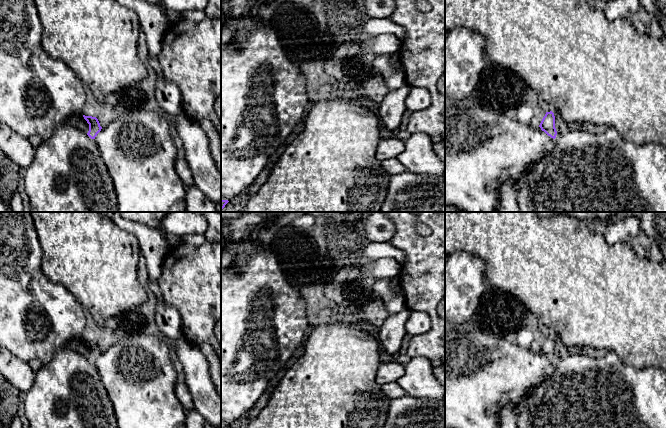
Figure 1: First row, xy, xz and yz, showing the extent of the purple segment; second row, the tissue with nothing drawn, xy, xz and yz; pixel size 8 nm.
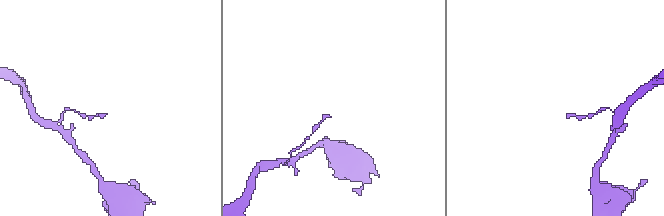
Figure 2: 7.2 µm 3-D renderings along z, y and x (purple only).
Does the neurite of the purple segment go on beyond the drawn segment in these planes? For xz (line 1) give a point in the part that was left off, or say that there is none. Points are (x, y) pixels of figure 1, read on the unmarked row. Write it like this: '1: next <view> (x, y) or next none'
1: next none

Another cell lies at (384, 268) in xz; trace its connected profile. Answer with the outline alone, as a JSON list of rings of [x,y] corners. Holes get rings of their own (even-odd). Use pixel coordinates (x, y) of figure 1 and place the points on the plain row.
[[[384,257],[372,260],[371,263],[364,267],[364,272],[373,282],[381,279],[392,280],[399,276],[401,271],[400,264],[390,257]]]

